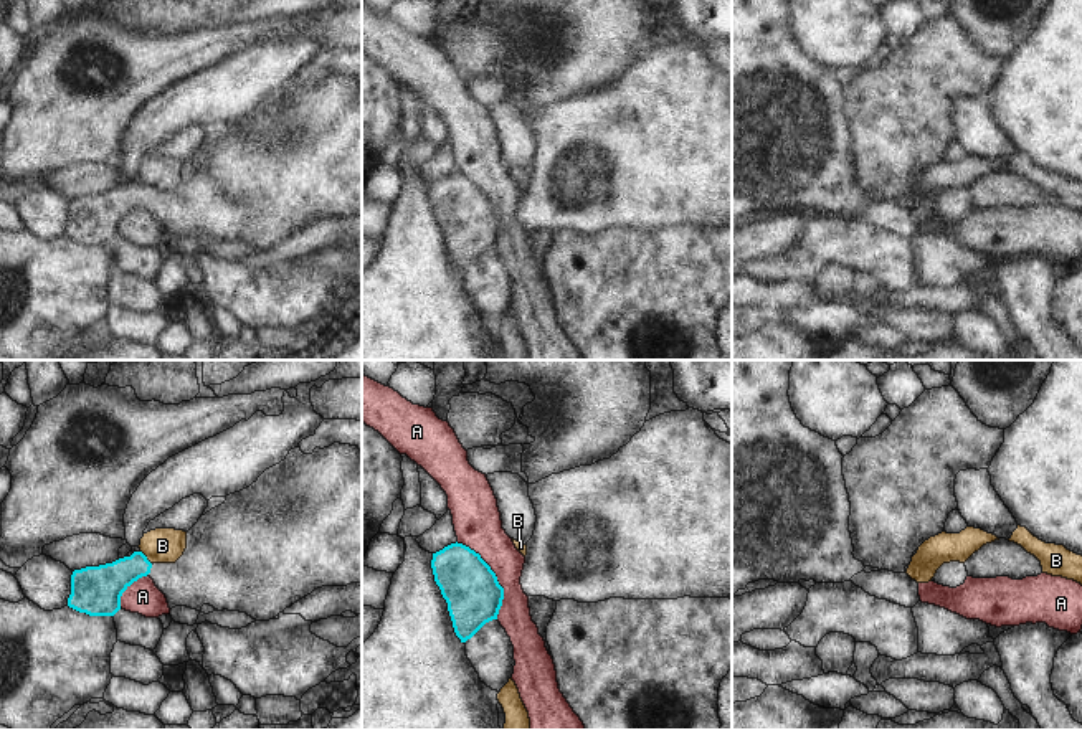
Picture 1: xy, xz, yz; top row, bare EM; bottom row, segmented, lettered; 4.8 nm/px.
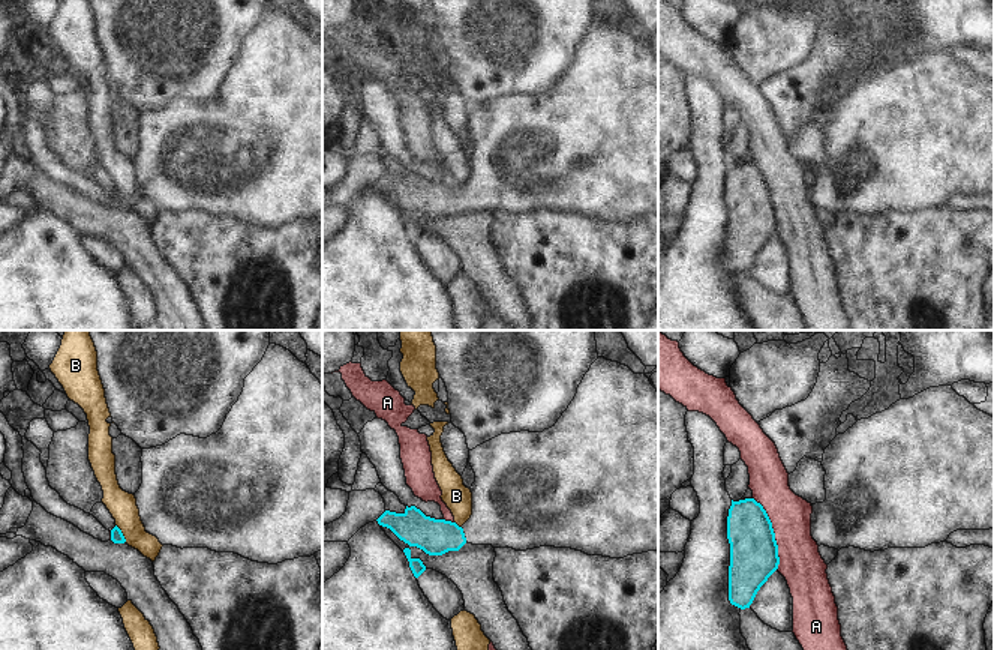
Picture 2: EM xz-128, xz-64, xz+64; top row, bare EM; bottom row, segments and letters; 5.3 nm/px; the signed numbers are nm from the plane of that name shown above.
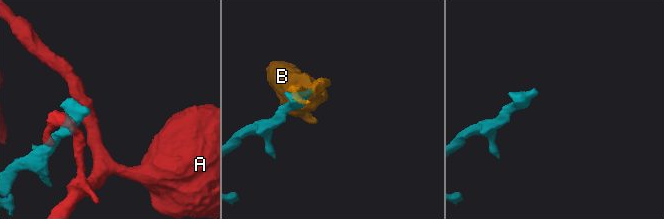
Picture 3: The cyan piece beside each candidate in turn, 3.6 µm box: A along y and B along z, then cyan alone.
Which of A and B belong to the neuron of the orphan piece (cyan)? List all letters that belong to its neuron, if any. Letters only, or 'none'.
none.

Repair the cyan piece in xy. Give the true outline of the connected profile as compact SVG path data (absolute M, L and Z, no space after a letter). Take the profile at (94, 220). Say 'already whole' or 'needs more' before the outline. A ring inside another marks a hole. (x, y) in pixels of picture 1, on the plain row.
needs more; M334 73L324 79L316 78L312 84L304 84L299 76L291 79L284 91L266 99L249 117L226 126L226 130L221 135L202 145L198 152L187 162L187 178L175 193L152 195L142 182L134 182L131 187L119 188L112 193L74 200L71 205L71 225L68 228L68 236L89 246L114 246L121 239L122 223L134 211L147 205L165 225L170 239L175 236L187 236L200 241L203 235L210 235L218 241L228 239L246 243L256 251L269 251L276 248L286 238L311 225L317 218L362 213L362 81L357 76L340 73Z

